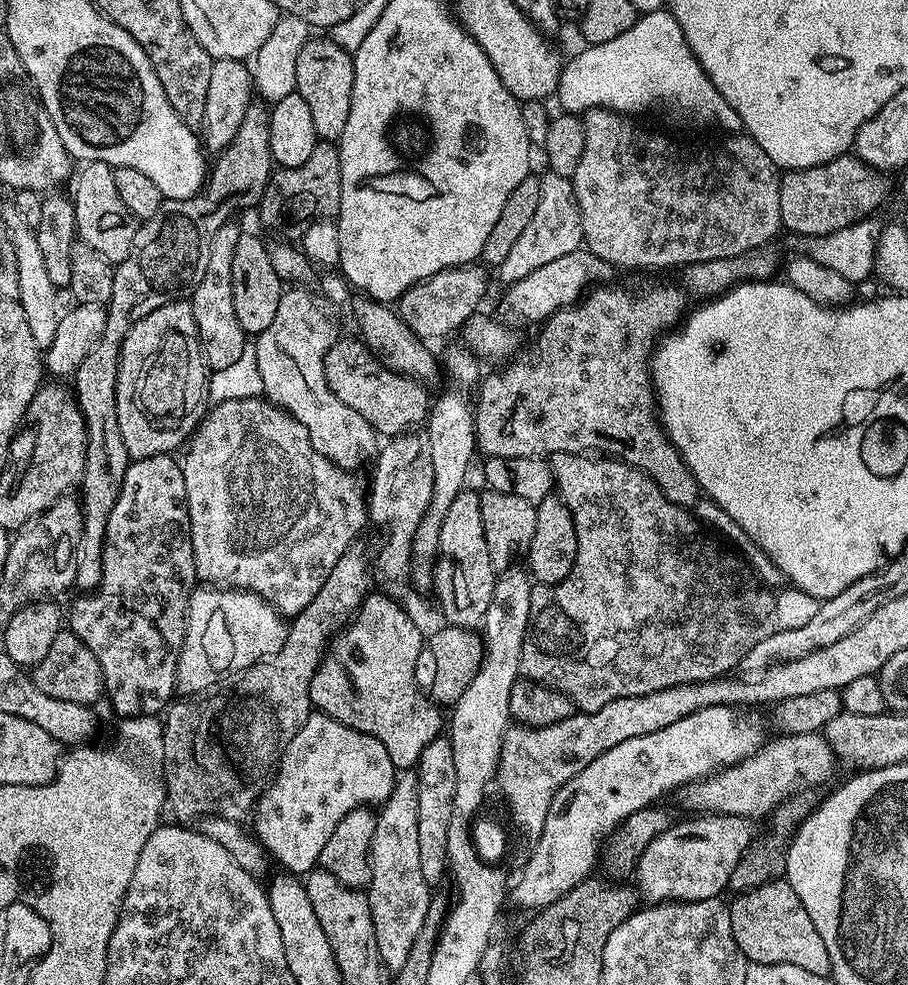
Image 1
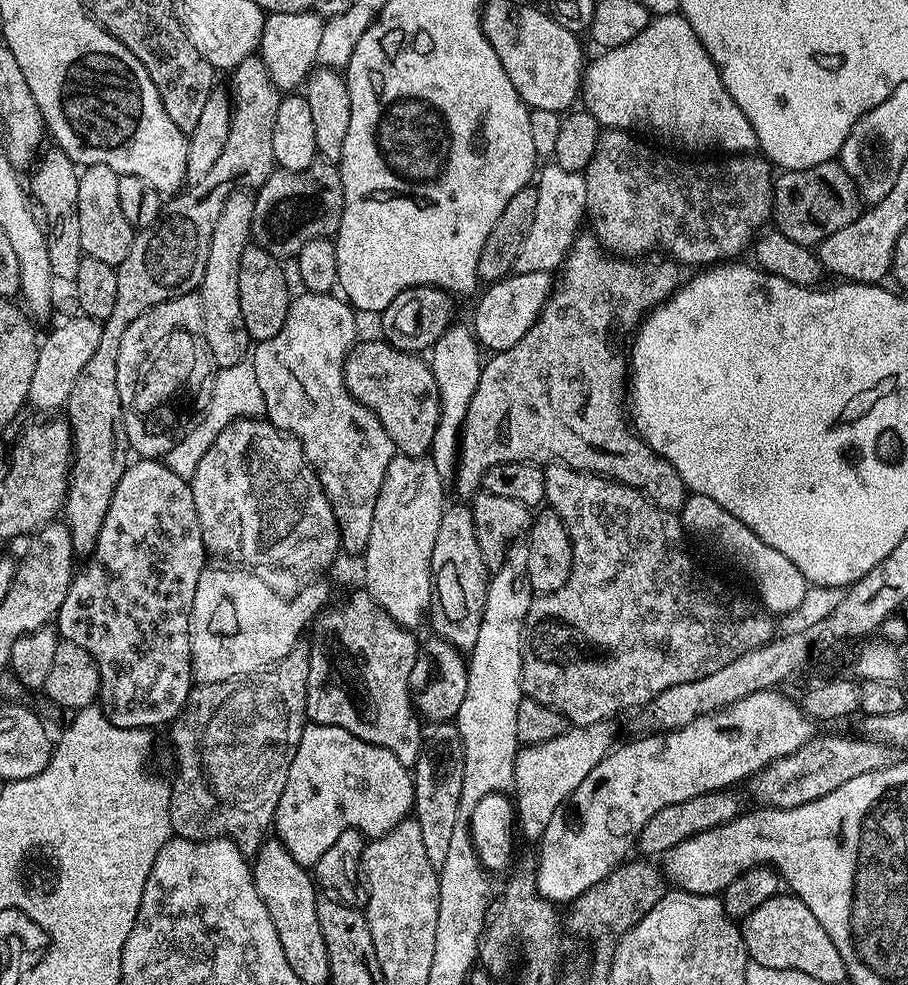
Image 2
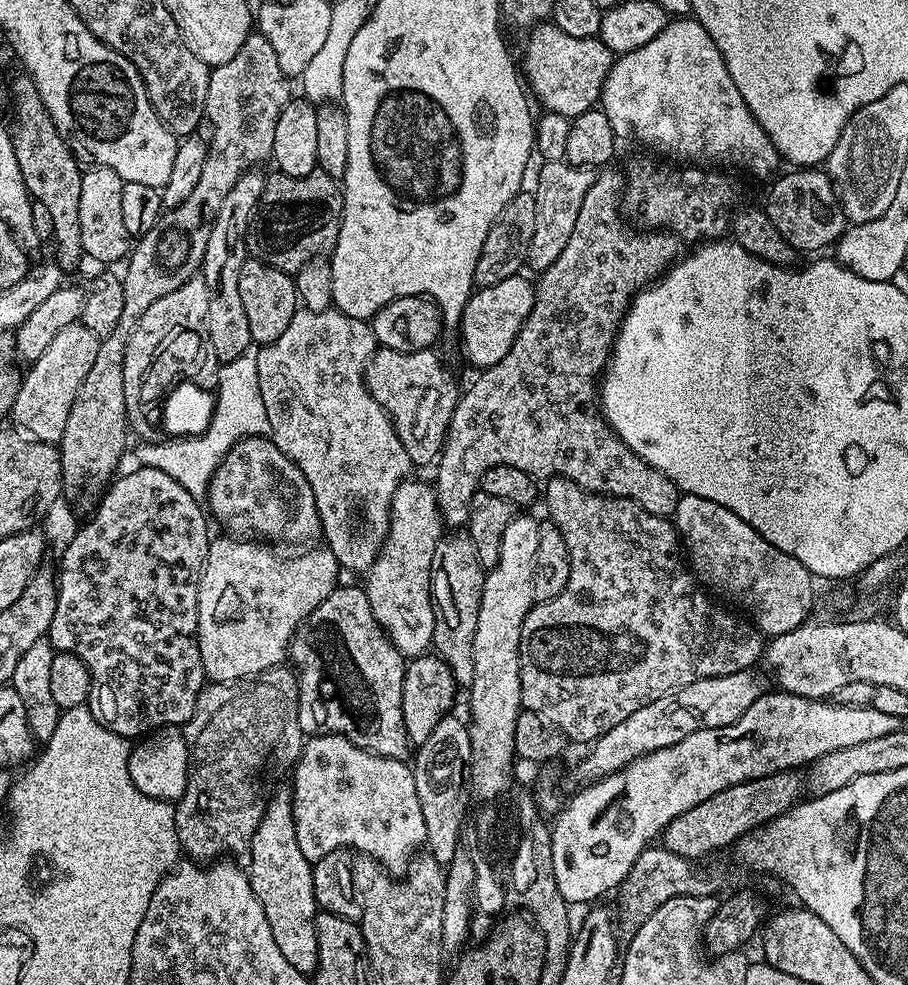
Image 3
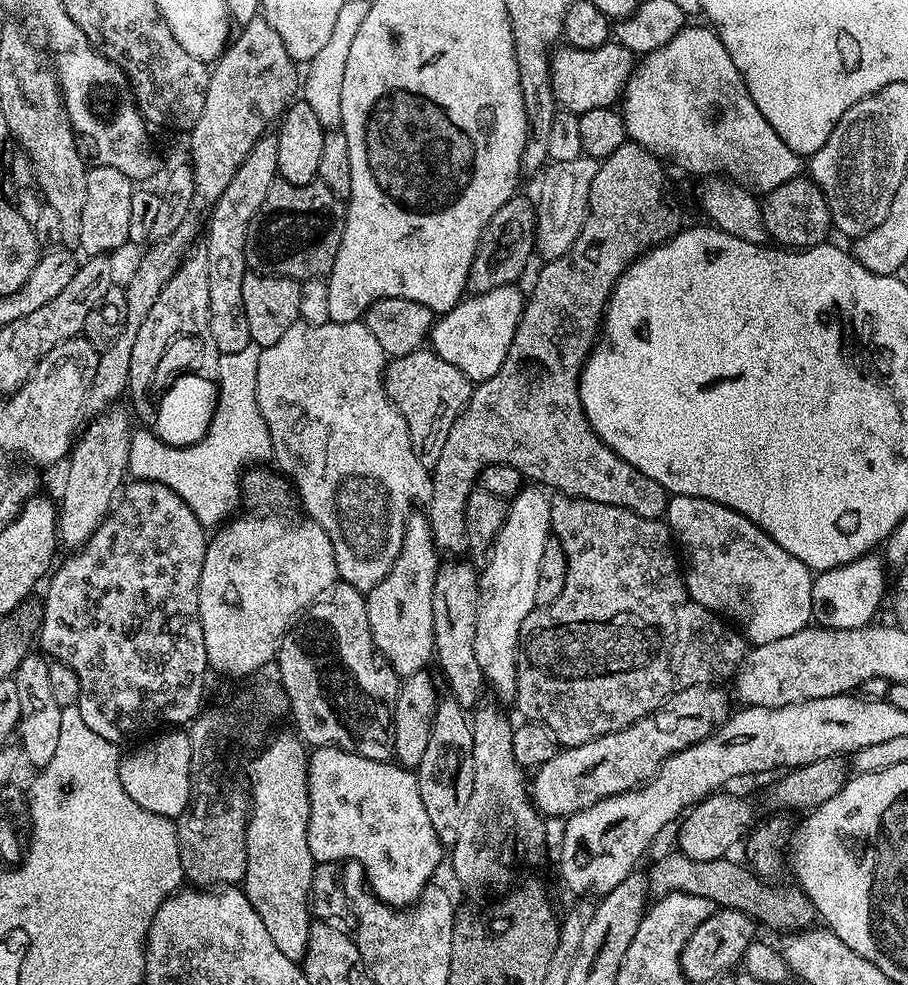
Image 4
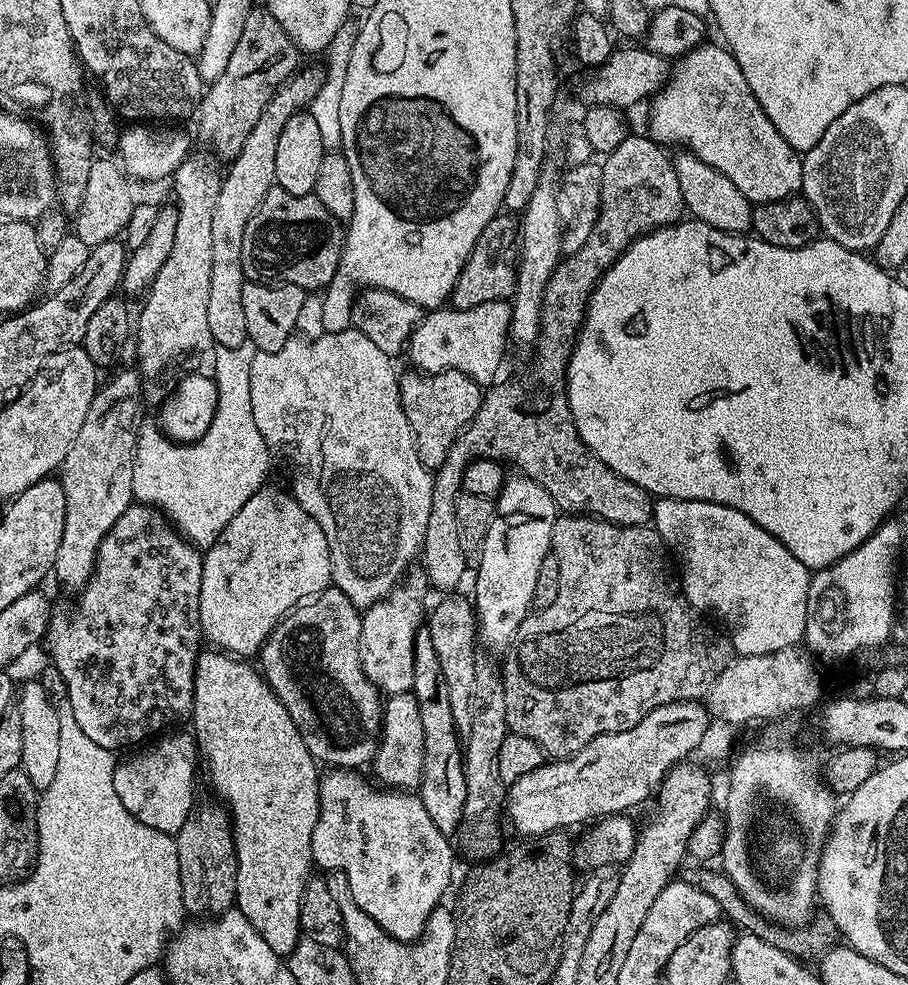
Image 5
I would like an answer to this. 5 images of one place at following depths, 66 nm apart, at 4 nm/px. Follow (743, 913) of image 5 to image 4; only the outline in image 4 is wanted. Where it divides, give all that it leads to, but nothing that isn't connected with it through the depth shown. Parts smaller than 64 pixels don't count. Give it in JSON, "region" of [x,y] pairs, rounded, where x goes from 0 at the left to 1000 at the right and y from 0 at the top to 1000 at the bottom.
{"region":[[[748,864],[740,865],[725,872],[714,883],[714,905],[721,913],[744,906],[762,908],[764,911],[778,912],[790,921],[817,924],[840,941],[843,938],[844,941],[861,944],[860,946],[884,944],[900,935],[899,921],[874,895],[855,897],[859,895],[836,890],[823,878],[817,879],[803,870],[772,875],[757,871]]]}

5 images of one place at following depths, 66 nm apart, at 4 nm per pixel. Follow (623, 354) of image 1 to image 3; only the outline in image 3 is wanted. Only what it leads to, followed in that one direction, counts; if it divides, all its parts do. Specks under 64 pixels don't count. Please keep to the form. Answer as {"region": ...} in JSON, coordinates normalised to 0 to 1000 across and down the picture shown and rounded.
{"region":[[[662,170],[655,176],[650,193],[645,193],[645,201],[641,201],[641,213],[637,213],[637,225],[632,225],[632,234],[623,246],[623,254],[619,254],[619,258],[615,258],[615,262],[610,262],[610,266],[606,266],[606,270],[594,277],[595,285],[591,283],[588,288],[590,294],[588,311],[584,315],[575,335],[570,335],[570,343],[566,343],[562,355],[557,355],[557,363],[553,363],[553,368],[548,368],[544,372],[532,375],[525,381],[529,383],[515,395],[512,393],[507,405],[502,407],[502,415],[496,424],[493,444],[490,445],[489,455],[478,471],[478,476],[480,475],[478,494],[481,514],[485,515],[486,526],[490,533],[502,532],[498,534],[507,534],[512,531],[515,511],[519,510],[520,504],[528,496],[531,481],[535,481],[535,477],[540,477],[540,473],[553,473],[554,471],[570,473],[570,477],[579,477],[579,481],[584,481],[588,485],[621,483],[628,489],[635,491],[638,495],[645,496],[646,499],[660,499],[662,504],[684,504],[691,508],[703,510],[703,514],[707,514],[707,518],[721,524],[743,525],[744,515],[751,503],[749,495],[738,485],[733,485],[733,481],[720,477],[720,473],[716,473],[707,465],[703,465],[703,461],[698,461],[698,457],[694,457],[694,453],[689,453],[689,449],[685,449],[685,445],[681,445],[678,438],[665,427],[665,419],[662,418],[659,409],[659,387],[670,369],[670,362],[674,359],[674,349],[678,346],[678,336],[683,334],[683,329],[686,327],[688,319],[692,318],[692,311],[695,309],[697,301],[706,292],[713,292],[718,285],[726,284],[740,271],[742,265],[750,259],[751,245],[749,241],[743,240],[738,235],[706,234],[693,226],[685,214],[685,196],[689,179],[684,172],[682,175],[681,172],[674,170]]]}

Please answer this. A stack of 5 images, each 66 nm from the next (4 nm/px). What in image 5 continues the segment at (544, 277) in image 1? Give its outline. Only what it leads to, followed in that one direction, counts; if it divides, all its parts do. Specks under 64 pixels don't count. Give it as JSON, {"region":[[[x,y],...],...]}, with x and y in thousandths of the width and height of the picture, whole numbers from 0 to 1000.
{"region":[[[559,305],[531,307],[531,311],[522,311],[518,315],[508,315],[497,311],[477,313],[464,324],[463,330],[449,344],[447,361],[454,364],[453,373],[464,380],[504,376],[518,383],[522,389],[530,392],[541,392],[547,389],[546,377],[555,365],[555,356],[562,353],[562,338],[564,336],[564,310]]]}

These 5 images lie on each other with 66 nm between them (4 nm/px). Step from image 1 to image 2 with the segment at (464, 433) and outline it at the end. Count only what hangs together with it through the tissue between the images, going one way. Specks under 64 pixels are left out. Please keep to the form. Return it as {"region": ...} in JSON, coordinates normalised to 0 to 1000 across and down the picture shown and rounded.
{"region":[[[504,325],[488,337],[482,347],[477,349],[471,366],[482,388],[485,402],[482,434],[478,437],[471,464],[486,485],[493,489],[501,484],[507,457],[507,436],[511,432],[513,417],[517,416],[518,406],[525,395],[526,385],[530,384],[533,361],[519,332]]]}

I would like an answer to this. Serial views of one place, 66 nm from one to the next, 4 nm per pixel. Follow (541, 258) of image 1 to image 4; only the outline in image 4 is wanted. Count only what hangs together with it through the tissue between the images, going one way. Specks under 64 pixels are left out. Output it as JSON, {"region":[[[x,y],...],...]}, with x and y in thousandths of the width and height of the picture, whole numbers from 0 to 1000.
{"region":[[[640,156],[631,163],[608,164],[598,172],[594,180],[596,181],[595,203],[589,204],[590,251],[588,256],[591,261],[596,260],[596,265],[602,266],[619,262],[619,258],[623,258],[623,254],[632,250],[648,220],[648,202],[657,170],[655,161]]]}

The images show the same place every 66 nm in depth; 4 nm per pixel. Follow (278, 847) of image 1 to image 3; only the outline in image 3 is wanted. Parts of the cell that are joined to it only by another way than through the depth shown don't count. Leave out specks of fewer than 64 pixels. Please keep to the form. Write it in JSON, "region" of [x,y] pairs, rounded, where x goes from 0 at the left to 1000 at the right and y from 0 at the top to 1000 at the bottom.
{"region":[[[365,743],[358,747],[343,748],[336,754],[319,787],[324,847],[328,851],[329,862],[339,873],[354,873],[373,861],[391,863],[411,869],[422,877],[428,889],[441,891],[448,885],[459,866],[468,860],[469,835],[465,835],[465,818],[460,818],[460,802],[456,798],[454,780],[446,773],[404,763],[399,757],[390,757],[390,753],[381,748],[369,747]]]}

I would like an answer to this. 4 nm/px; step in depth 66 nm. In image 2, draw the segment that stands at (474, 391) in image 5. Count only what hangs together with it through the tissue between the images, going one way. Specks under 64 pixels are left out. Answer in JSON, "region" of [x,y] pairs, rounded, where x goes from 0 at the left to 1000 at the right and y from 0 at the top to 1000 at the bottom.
{"region":[[[422,343],[389,349],[379,365],[383,398],[421,428],[425,441],[444,462],[470,464],[482,434],[485,402],[472,366],[457,357],[444,357]]]}

